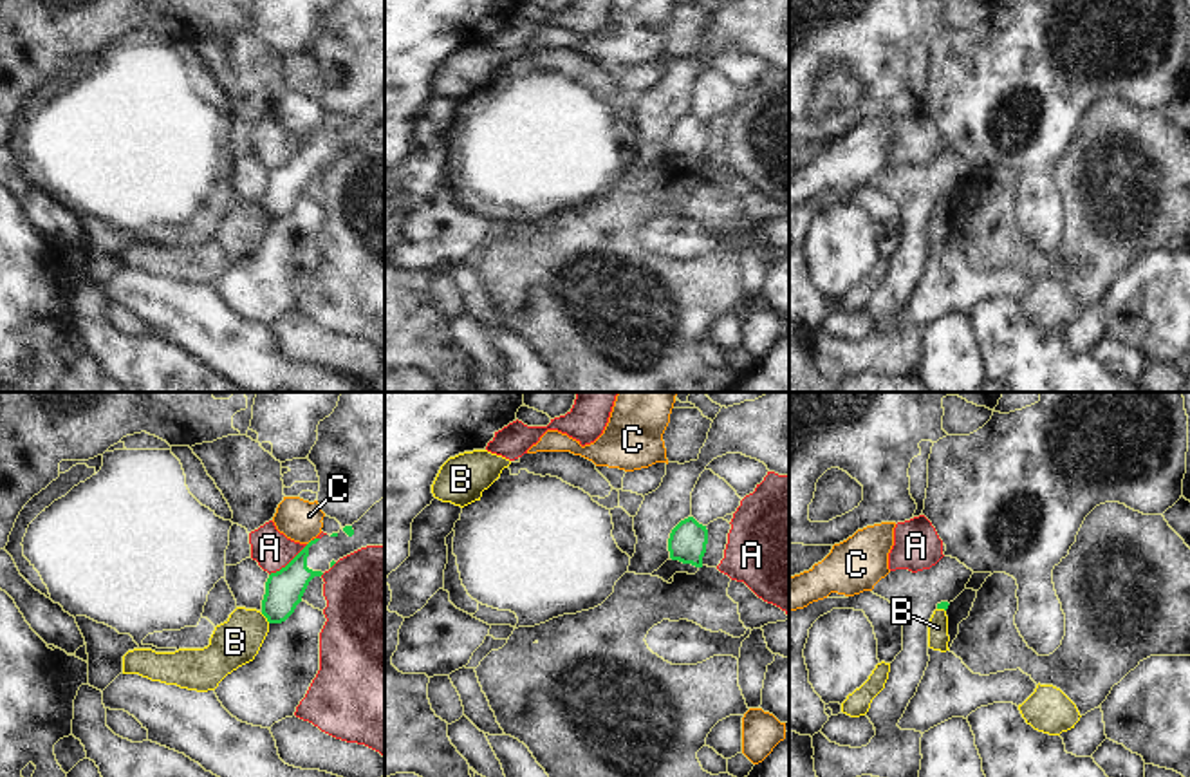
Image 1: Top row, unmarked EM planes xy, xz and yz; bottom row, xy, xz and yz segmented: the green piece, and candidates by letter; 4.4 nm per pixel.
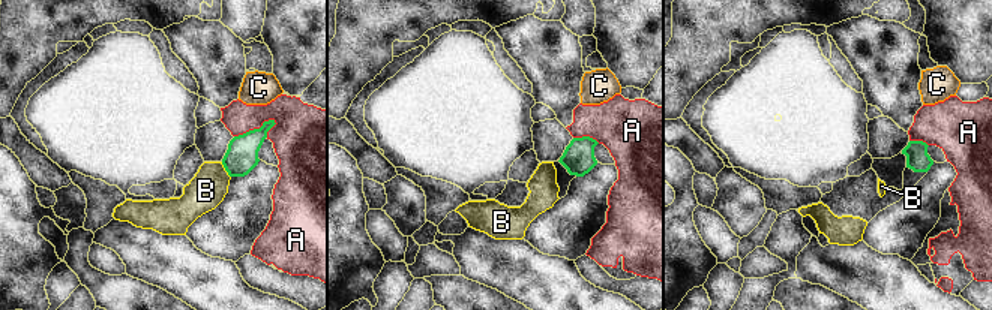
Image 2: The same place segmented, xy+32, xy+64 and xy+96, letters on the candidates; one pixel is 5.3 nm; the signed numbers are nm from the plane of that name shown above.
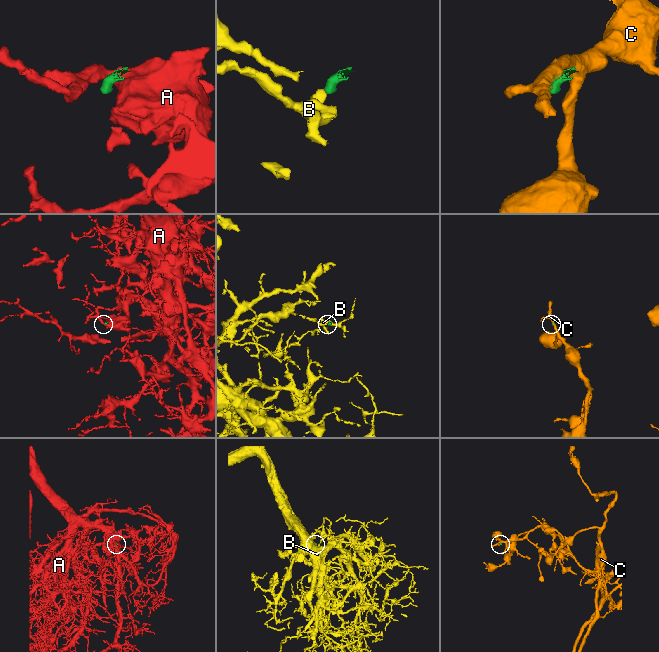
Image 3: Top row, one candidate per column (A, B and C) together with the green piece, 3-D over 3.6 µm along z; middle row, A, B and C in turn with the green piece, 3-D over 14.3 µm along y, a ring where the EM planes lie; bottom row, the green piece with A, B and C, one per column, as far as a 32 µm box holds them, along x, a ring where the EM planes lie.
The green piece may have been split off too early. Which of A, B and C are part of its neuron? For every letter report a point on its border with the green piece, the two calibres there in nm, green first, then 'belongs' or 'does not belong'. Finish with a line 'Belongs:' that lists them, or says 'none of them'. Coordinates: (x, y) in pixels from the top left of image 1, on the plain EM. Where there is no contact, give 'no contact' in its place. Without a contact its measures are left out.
A: xy (289, 158) | 170/170 nm | does not belong
B: xy (266, 212) | 170/200 nm | does not belong
C: xy (309, 138) | 170/190 nm | does not belong
Belongs: none of them

